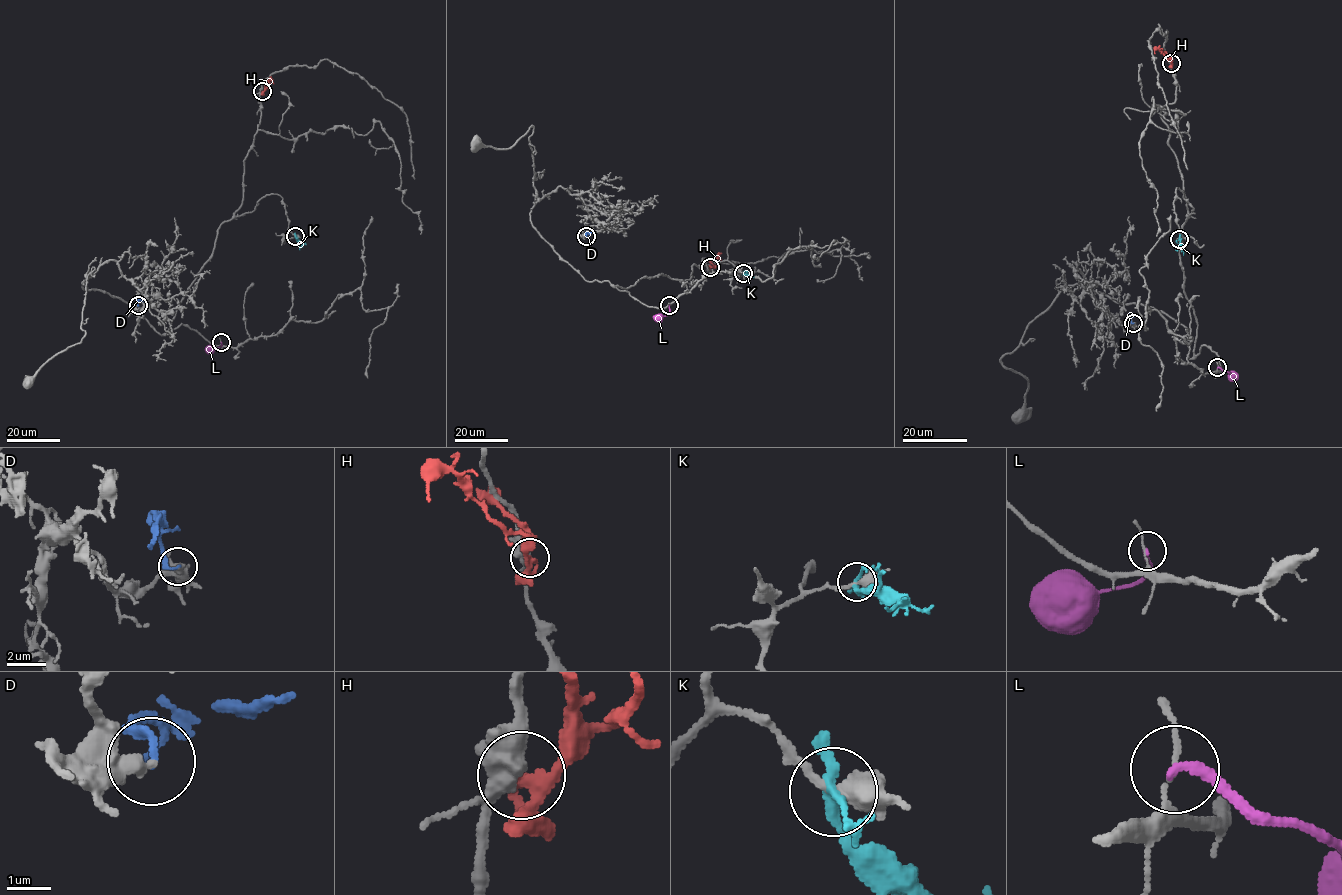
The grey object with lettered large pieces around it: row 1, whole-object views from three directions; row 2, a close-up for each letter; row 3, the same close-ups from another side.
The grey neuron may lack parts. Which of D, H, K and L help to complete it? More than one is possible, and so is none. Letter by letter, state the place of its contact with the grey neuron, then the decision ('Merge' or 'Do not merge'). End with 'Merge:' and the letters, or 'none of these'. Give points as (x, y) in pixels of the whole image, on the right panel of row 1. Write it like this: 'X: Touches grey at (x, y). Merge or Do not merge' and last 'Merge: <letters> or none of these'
D: Touches grey at (1133, 323). Do not merge
H: Touches grey at (1171, 63). Do not merge
K: Touches grey at (1179, 239). Do not merge
L: Touches grey at (1217, 367). Do not merge
Merge: none of these

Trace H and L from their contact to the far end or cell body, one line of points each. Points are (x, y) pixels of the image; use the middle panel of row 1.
H: (710, 267), (716, 266), (716, 258), (722, 253)
L: (669, 305), (667, 315), (654, 319)

